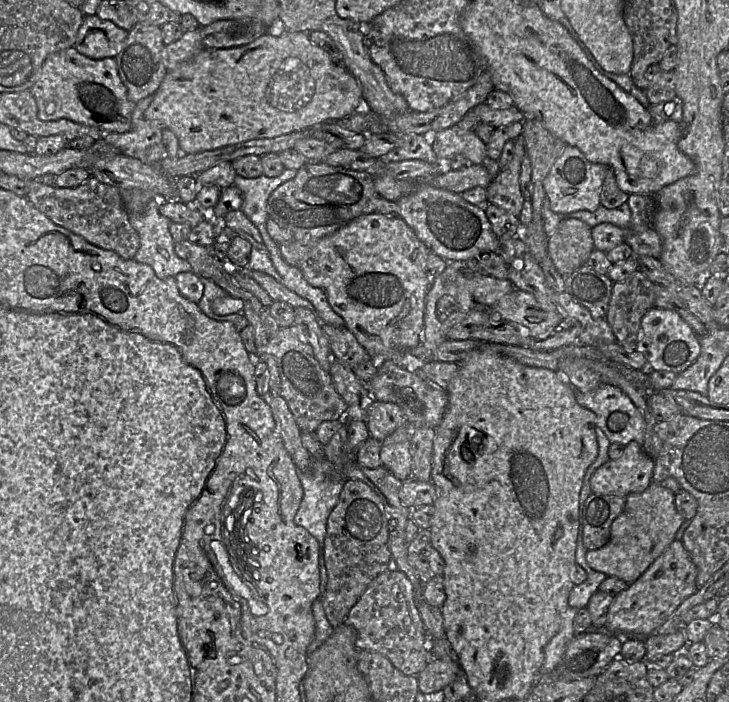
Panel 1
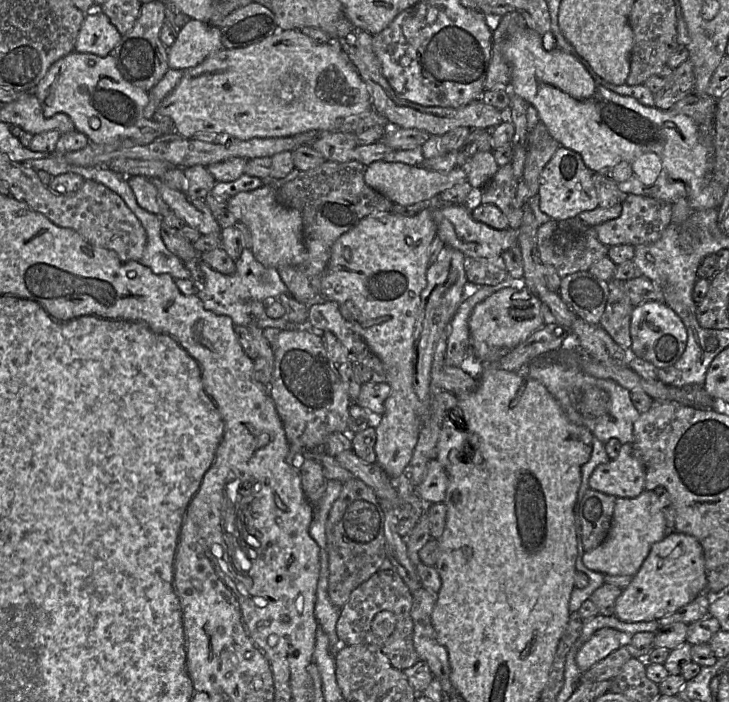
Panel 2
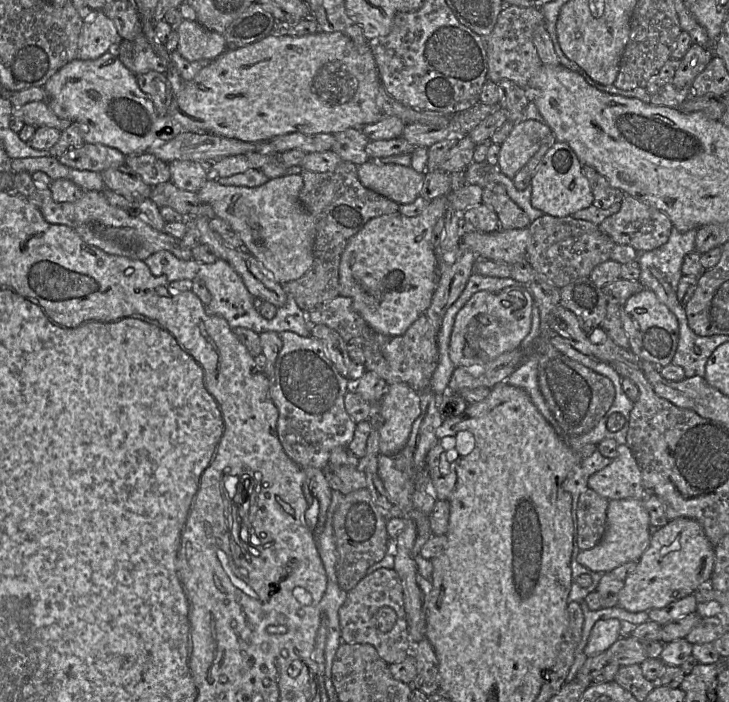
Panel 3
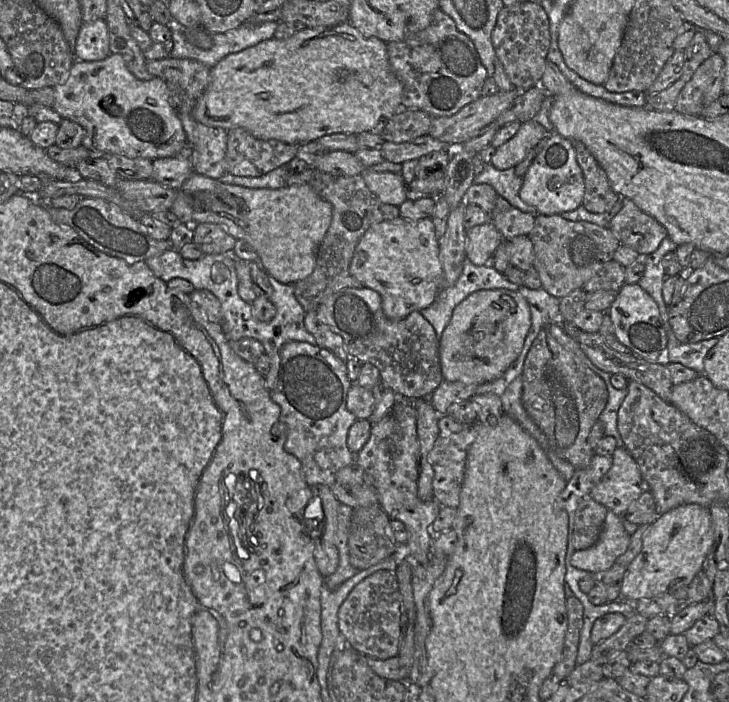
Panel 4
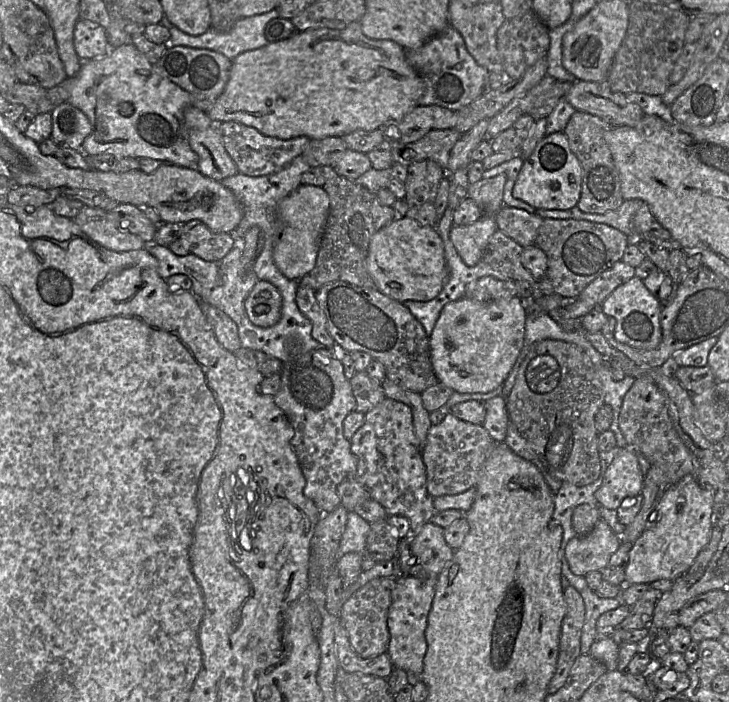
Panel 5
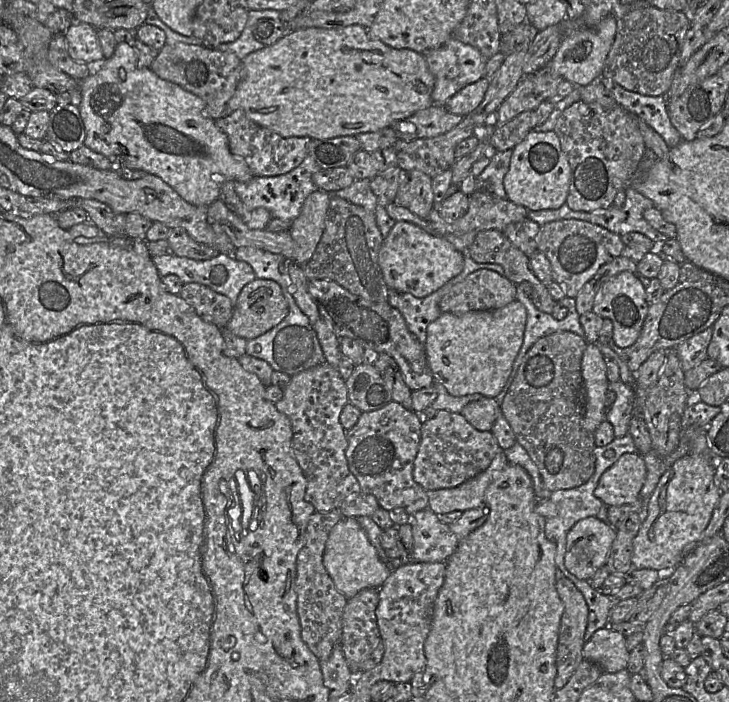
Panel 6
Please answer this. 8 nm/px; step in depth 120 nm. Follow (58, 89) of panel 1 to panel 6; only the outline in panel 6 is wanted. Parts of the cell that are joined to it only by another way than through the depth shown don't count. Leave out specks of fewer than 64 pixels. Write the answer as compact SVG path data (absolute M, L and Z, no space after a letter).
M118 43L113 55L109 59L104 59L100 64L94 67L92 73L88 77L79 82L82 95L79 111L86 130L84 145L108 158L121 160L126 167L132 170L143 170L149 174L160 177L186 202L195 206L209 206L219 199L223 183L227 181L247 182L254 177L254 174L245 160L241 156L234 155L231 152L227 135L217 127L213 119L207 116L205 101L197 95L185 90L178 84L160 78L150 68L138 67L137 52L130 43Z

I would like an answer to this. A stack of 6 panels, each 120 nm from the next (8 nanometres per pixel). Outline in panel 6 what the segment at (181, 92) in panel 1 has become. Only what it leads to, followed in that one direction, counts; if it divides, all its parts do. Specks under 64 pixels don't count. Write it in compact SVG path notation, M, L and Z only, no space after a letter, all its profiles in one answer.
M351 25L340 29L326 29L311 27L293 31L270 46L248 54L242 59L242 79L232 98L228 101L223 116L231 114L237 109L245 112L246 116L256 124L270 129L284 138L310 137L324 140L338 136L355 136L366 132L376 132L391 127L395 122L403 120L414 113L434 104L432 91L435 77L429 71L424 54L409 49L393 49L380 40L373 39L368 29L360 25Z

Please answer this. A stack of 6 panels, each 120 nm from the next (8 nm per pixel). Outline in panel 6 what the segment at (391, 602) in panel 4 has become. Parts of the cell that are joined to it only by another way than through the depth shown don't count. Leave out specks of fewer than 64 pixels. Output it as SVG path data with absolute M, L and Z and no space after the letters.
M366 588L347 600L341 648L350 669L365 661L382 640L376 620L378 602L378 588Z

